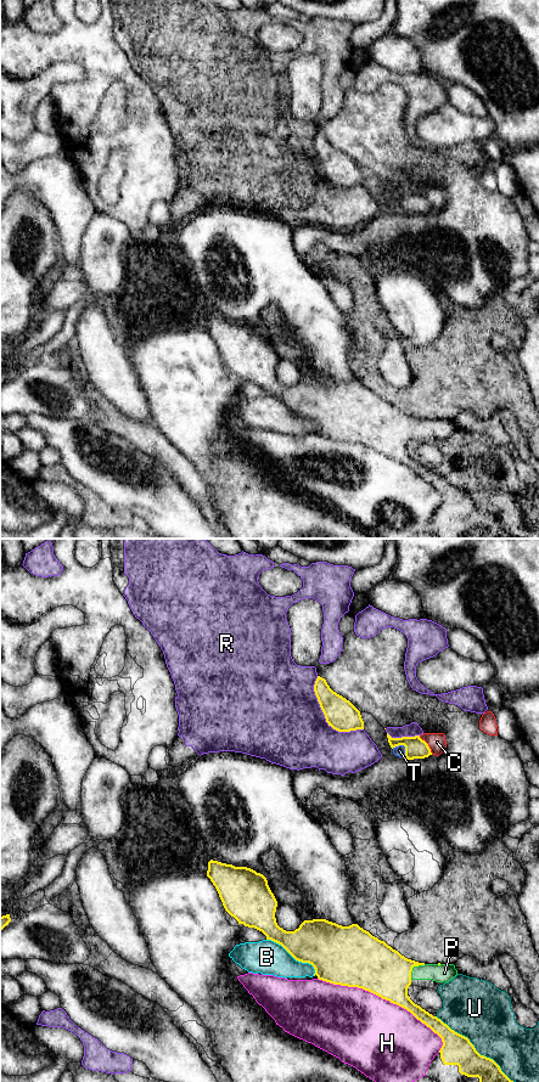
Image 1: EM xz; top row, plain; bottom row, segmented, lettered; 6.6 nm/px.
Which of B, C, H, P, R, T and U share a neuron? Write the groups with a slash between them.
B / C / H / P T / R / U

